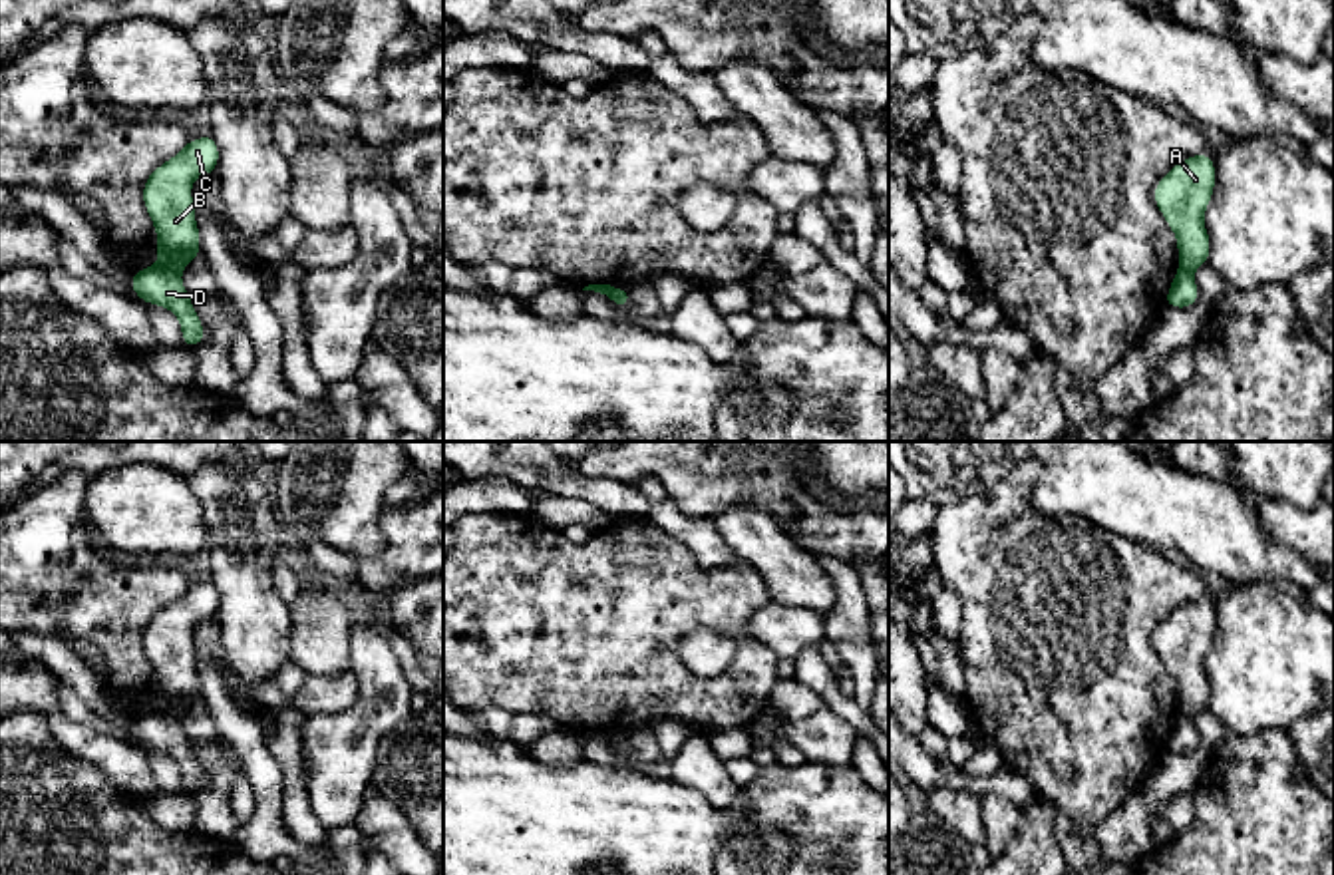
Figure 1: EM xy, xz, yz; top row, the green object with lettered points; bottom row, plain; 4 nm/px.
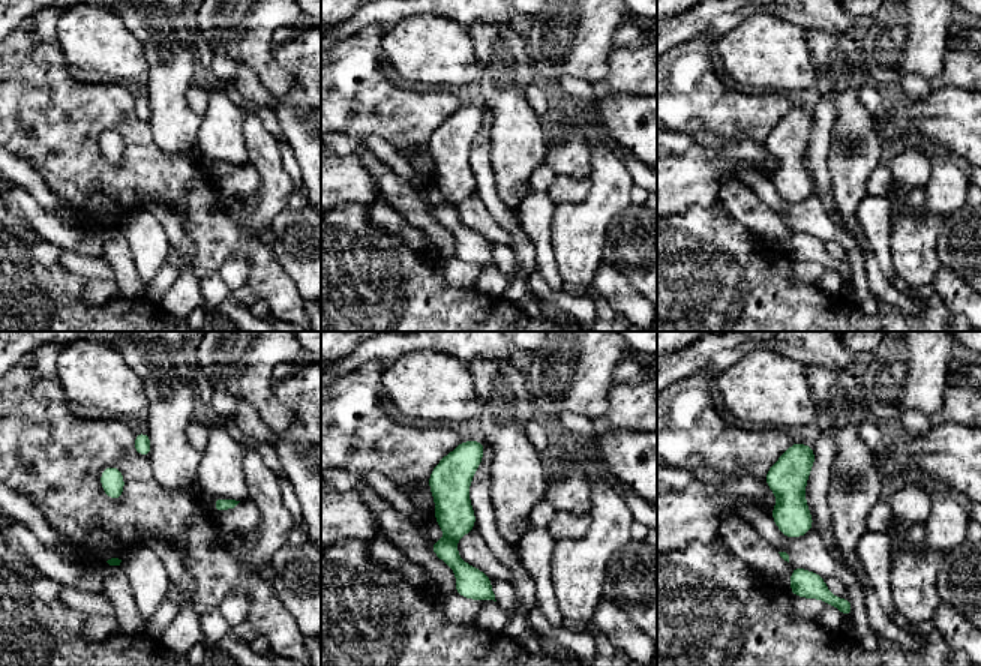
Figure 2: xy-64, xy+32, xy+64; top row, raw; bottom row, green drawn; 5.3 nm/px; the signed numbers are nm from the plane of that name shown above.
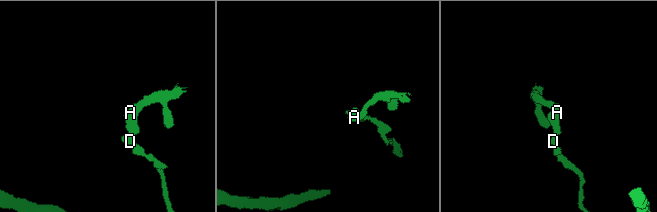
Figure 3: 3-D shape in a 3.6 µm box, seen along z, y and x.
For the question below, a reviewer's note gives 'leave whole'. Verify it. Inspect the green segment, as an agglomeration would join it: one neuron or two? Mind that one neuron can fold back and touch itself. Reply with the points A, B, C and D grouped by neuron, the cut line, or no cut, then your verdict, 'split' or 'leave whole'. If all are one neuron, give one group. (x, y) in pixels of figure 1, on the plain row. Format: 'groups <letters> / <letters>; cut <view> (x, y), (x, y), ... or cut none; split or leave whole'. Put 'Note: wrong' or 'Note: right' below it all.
groups A B C / D; cut xy (158, 710), (177, 718); split
Note: wrong

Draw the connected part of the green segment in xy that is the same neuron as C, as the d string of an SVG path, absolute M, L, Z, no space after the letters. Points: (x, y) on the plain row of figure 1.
M213 581L187 587L179 601L161 609L143 628L143 650L157 678L159 712L181 718L201 700L191 630L215 618L219 591Z

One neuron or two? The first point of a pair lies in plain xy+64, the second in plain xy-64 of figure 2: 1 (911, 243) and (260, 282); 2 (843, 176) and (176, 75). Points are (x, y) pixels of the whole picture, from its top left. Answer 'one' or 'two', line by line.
1: two
2: one

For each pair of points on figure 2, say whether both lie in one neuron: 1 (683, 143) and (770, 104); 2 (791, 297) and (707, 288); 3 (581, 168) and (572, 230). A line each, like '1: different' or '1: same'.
1: different
2: same
3: different

